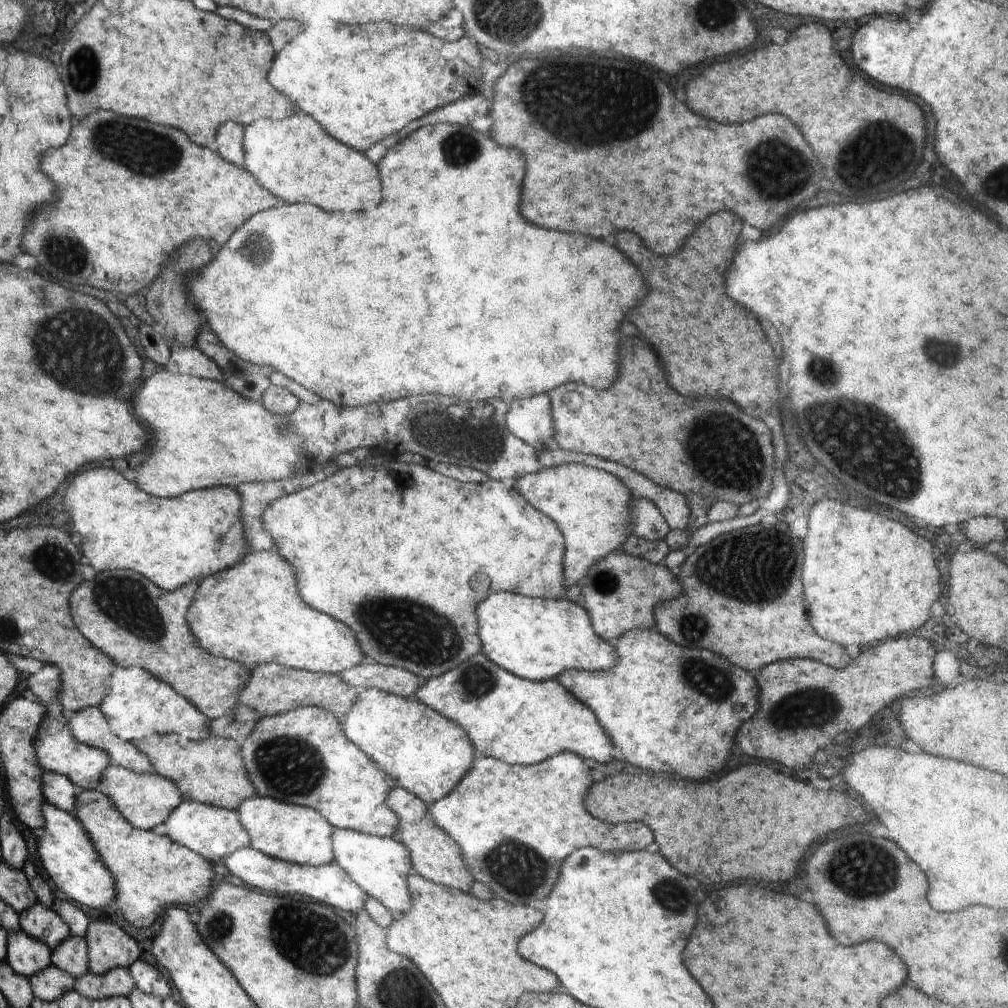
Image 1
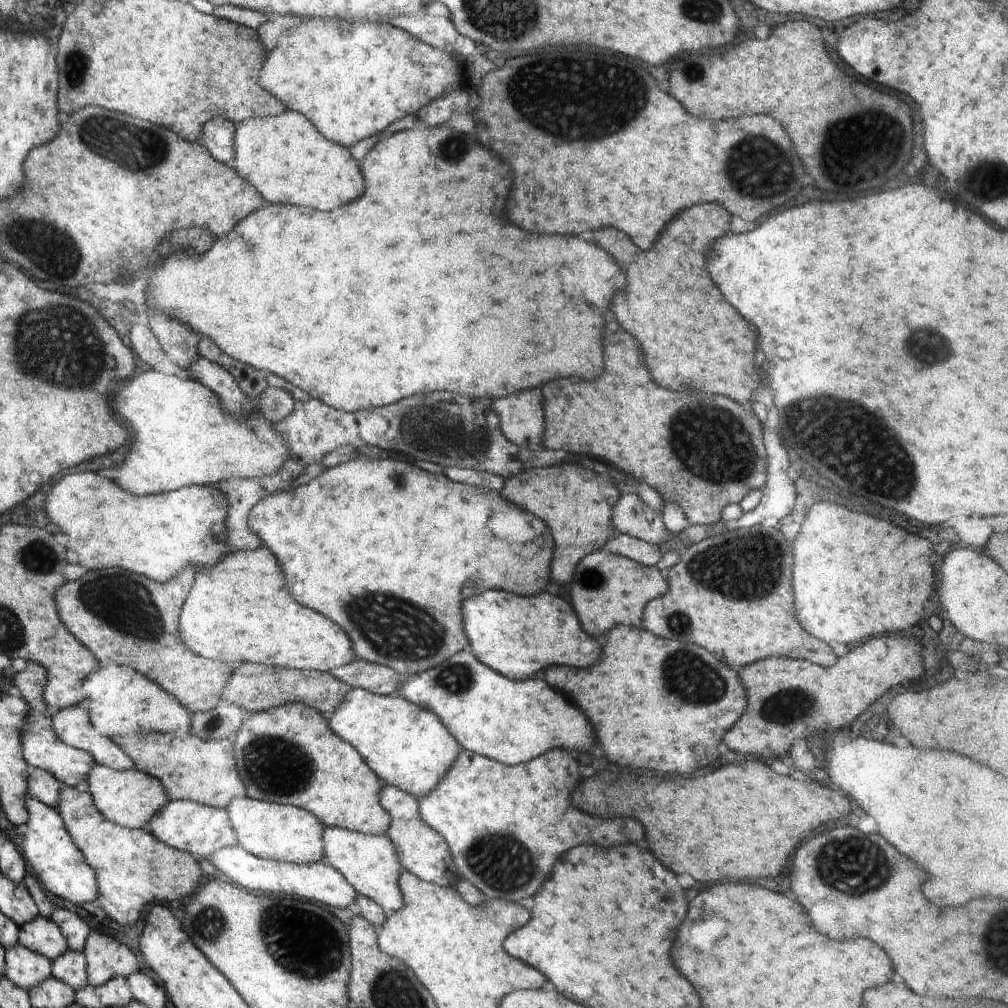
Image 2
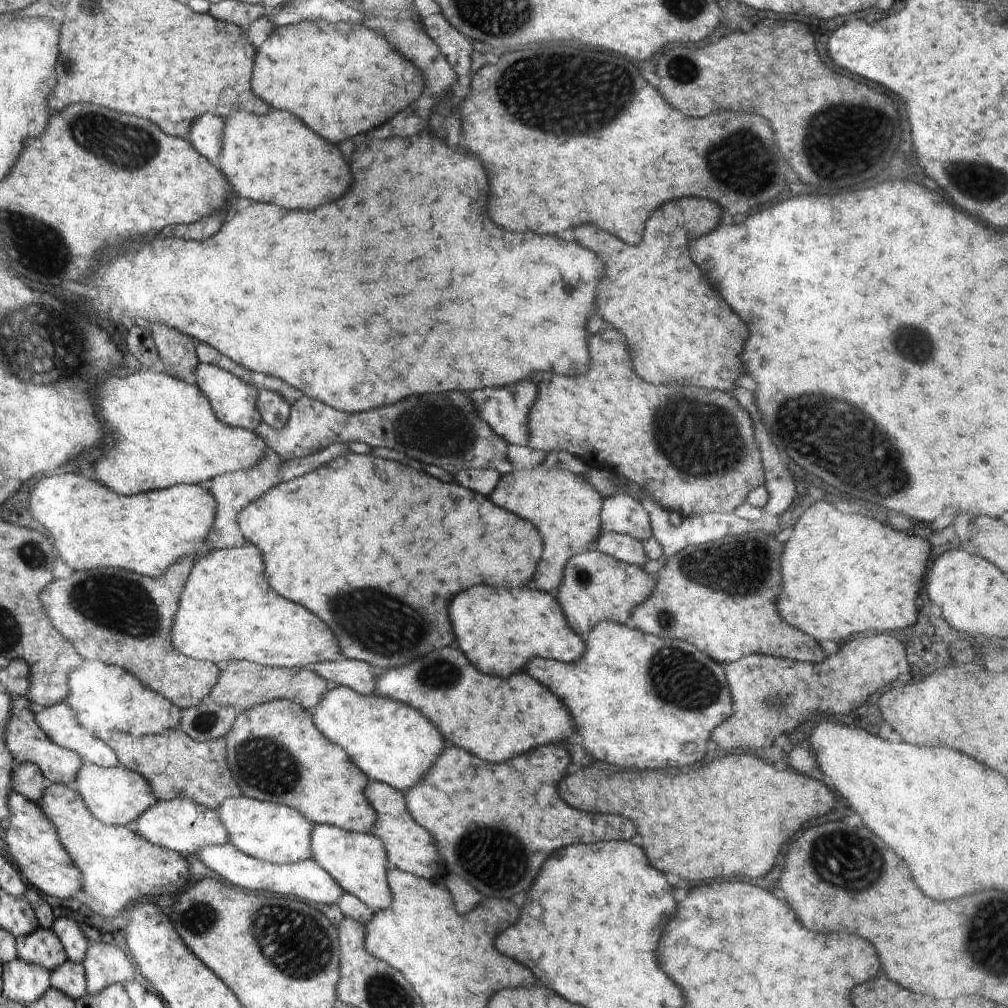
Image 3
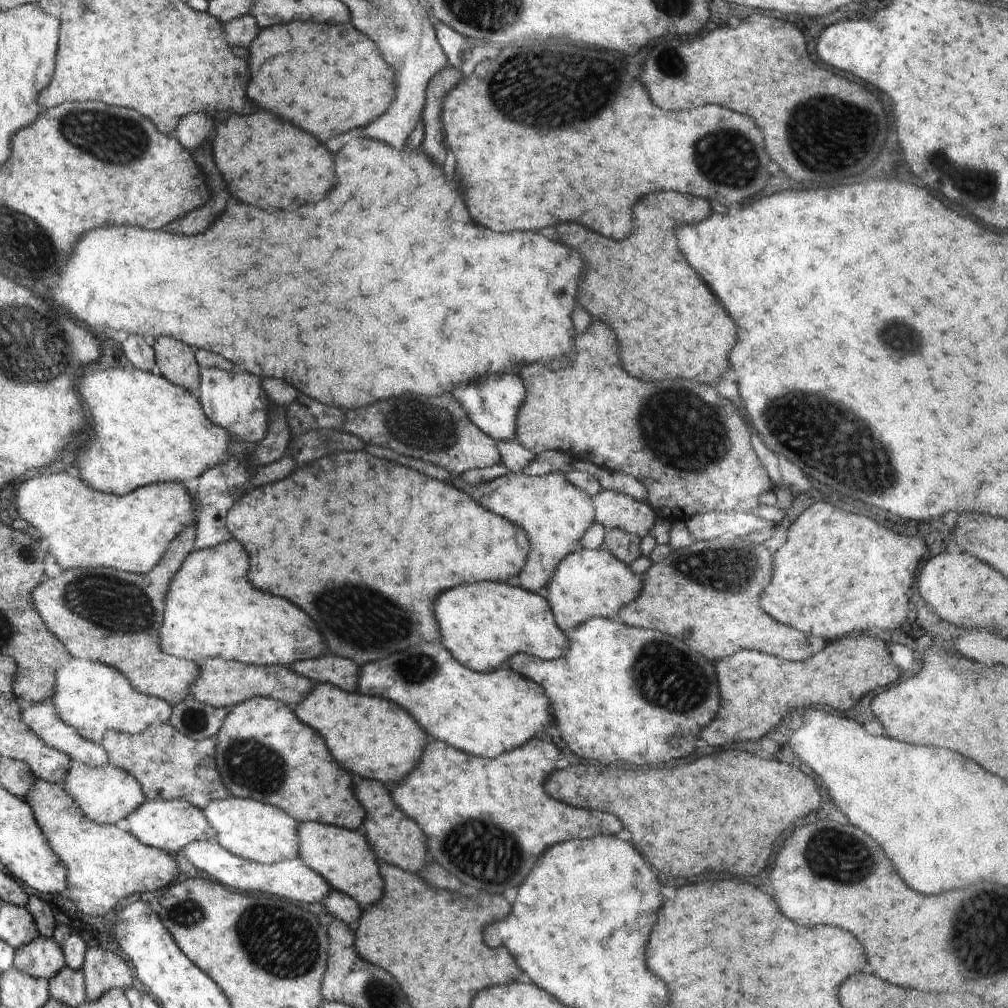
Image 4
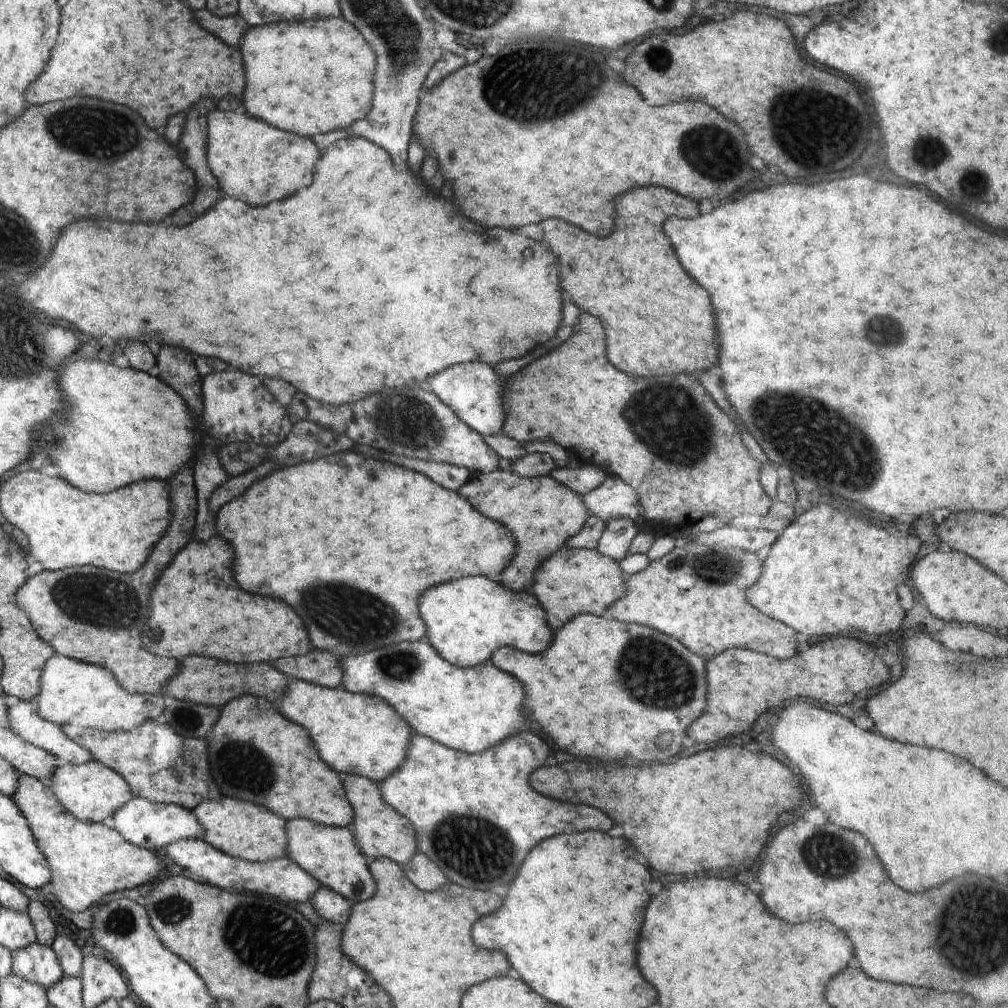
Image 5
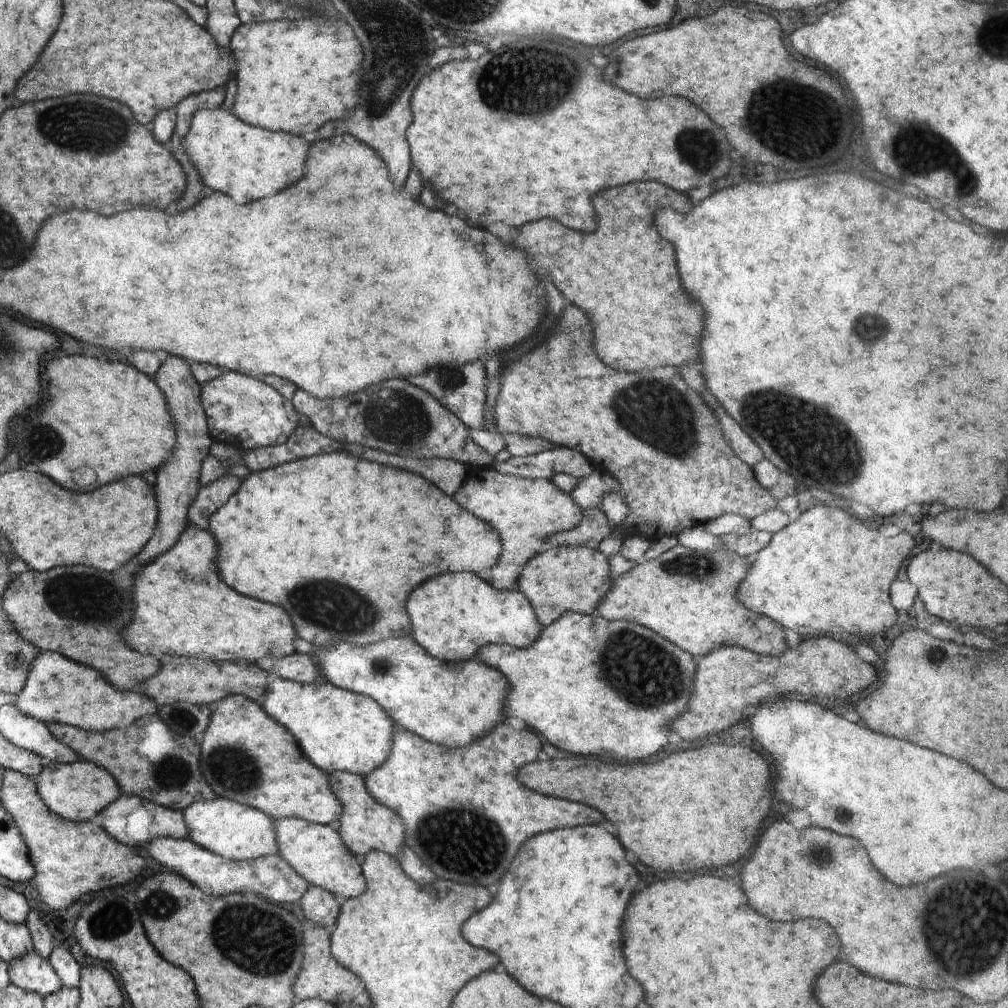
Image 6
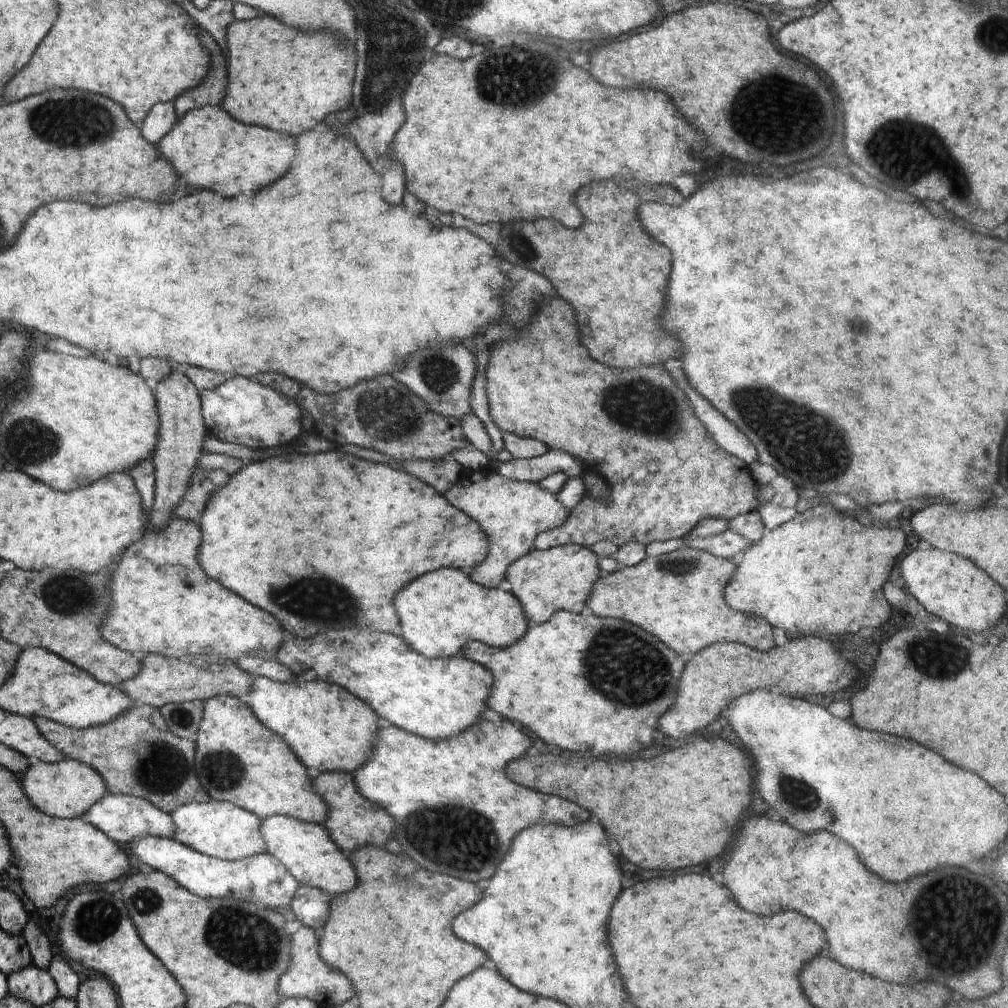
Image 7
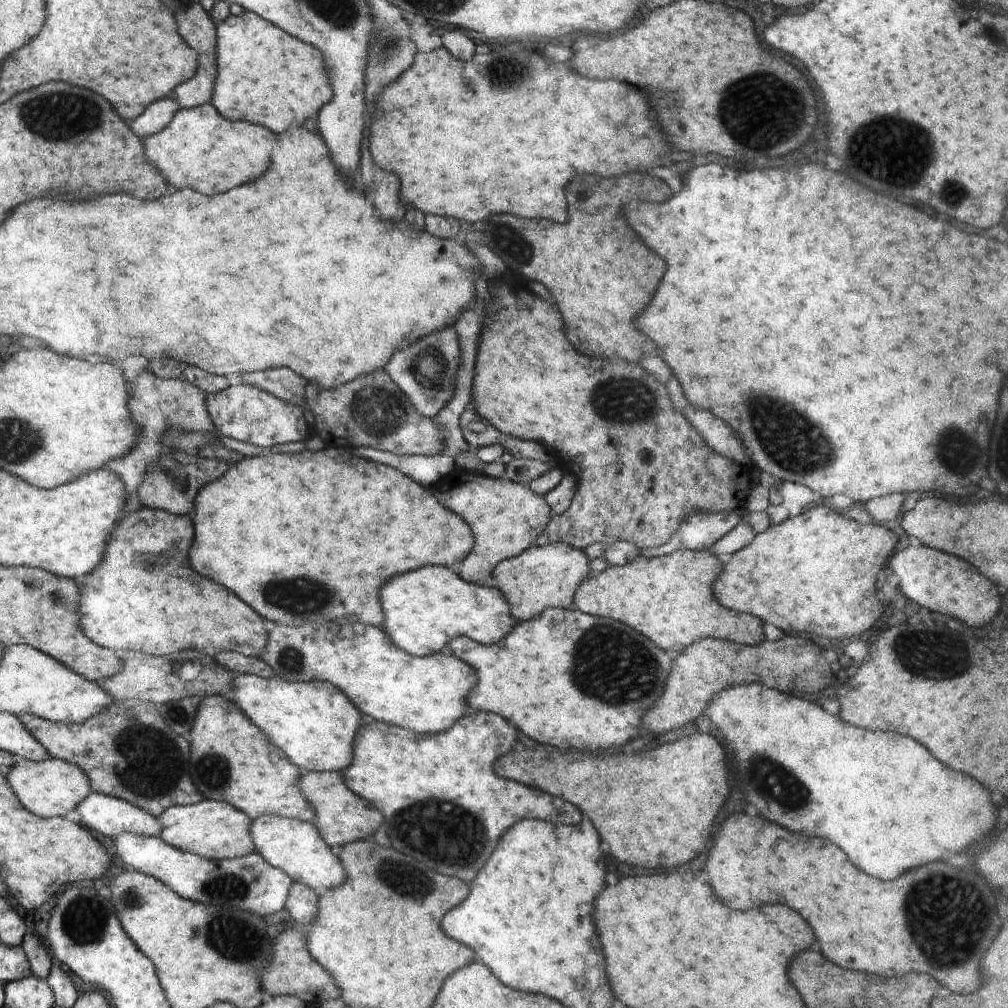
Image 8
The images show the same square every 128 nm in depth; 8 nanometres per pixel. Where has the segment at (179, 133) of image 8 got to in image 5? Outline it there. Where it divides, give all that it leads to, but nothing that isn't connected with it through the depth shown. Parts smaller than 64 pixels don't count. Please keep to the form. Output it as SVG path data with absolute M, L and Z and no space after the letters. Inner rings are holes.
M218 109L212 110L207 115L207 164L214 172L216 180L220 182L222 190L230 198L240 198L246 204L252 206L266 206L272 200L282 200L298 192L300 188L310 186L312 180L312 168L318 160L320 152L314 146L310 138L296 136L292 132L284 132L278 128L268 126L266 122L258 118L250 118L244 112L221 112Z

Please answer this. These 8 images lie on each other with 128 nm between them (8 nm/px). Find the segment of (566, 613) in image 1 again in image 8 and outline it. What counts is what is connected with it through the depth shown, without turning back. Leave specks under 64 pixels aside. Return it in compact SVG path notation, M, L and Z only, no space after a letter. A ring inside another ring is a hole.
M440 565L424 566L420 570L402 574L390 580L386 586L380 588L380 600L386 614L386 624L383 630L391 636L392 642L404 652L419 657L447 650L449 642L454 637L467 636L483 645L492 645L500 642L507 634L511 633L516 619L510 614L509 604L502 591L490 584L479 585L466 582L453 567Z

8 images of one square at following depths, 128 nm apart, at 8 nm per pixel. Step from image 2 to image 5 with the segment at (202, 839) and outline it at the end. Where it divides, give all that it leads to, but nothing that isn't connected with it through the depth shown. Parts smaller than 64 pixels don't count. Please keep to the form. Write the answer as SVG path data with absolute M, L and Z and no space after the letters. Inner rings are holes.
M133 797L112 815L114 830L127 841L151 851L165 849L180 839L202 839L204 827L193 811L177 804L155 803L142 797Z

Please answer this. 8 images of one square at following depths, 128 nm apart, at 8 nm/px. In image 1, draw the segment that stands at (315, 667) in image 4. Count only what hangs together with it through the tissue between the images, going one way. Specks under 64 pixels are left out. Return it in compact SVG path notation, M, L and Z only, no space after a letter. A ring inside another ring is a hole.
M367 661L338 675L344 682L359 690L380 689L390 694L410 699L426 682L409 670L383 665L376 661Z

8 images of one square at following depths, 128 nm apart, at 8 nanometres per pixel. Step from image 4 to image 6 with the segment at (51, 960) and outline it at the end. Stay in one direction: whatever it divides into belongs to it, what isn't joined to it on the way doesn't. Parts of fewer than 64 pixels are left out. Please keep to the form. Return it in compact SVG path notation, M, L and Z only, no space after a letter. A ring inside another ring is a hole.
M34 950L24 958L14 959L9 963L9 976L14 985L43 997L58 992L63 987L48 959L42 958Z

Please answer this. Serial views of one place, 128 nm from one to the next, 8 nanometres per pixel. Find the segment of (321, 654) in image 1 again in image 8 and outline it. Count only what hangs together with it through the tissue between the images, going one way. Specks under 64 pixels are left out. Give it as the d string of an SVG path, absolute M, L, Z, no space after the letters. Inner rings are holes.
M148 507L126 513L105 548L100 566L78 579L81 584L79 612L85 635L119 654L142 651L160 656L193 650L211 657L220 651L258 657L269 640L264 618L224 586L196 574L189 559L194 531L188 515L176 516ZM174 552L176 564L168 566L168 558L172 558ZM166 568L170 568L172 574L164 574Z

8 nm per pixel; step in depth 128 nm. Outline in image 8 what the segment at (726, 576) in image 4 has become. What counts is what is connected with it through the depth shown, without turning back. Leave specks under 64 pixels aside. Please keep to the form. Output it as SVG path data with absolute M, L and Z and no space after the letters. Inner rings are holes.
M682 549L669 555L646 558L638 555L625 565L608 565L598 576L582 581L574 593L573 610L583 613L608 616L620 620L640 634L648 636L658 648L666 652L678 652L694 644L700 639L726 639L740 644L754 646L764 641L762 622L756 616L740 614L720 606L713 592L715 580L722 574L722 561L708 549L693 551Z

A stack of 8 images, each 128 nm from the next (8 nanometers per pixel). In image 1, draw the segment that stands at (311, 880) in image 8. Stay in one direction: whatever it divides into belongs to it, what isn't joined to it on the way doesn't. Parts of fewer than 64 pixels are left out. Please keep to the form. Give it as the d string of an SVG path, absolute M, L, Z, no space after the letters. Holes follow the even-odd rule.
M333 827L334 862L369 896L378 899L397 916L409 913L412 897L408 879L413 873L408 847L394 838L379 837L350 829Z

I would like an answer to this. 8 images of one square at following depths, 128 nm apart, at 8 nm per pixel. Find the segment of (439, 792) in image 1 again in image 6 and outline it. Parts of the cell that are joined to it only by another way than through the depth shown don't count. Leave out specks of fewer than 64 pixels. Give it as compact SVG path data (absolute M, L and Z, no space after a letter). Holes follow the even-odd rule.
M270 676L266 694L259 702L268 716L286 727L286 730L298 740L297 743L302 746L302 752L310 758L310 762L328 774L332 771L348 771L363 777L382 766L390 756L393 733L397 726L386 711L370 697L335 687L324 680L300 684L279 676Z

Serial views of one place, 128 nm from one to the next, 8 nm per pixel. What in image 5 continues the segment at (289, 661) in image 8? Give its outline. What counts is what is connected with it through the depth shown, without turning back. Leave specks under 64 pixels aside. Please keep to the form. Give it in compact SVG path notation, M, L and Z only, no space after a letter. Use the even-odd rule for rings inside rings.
M425 639L388 644L364 654L348 655L341 658L341 667L343 668L342 688L352 693L382 698L386 704L394 708L395 712L398 712L398 716L402 716L402 720L410 726L413 733L423 735L456 751L478 754L490 750L494 748L494 744L500 744L508 736L512 734L516 736L518 732L522 732L522 728L526 728L526 724L530 722L524 714L526 692L520 680L499 670L490 661L468 668L449 664Z

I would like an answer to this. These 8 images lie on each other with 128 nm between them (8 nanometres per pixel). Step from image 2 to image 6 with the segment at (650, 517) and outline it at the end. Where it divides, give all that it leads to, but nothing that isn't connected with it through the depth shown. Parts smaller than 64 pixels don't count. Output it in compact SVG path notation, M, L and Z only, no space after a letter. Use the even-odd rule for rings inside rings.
M594 469L587 477L579 480L570 496L585 511L593 508L601 509L602 499L608 493L620 494L618 478Z

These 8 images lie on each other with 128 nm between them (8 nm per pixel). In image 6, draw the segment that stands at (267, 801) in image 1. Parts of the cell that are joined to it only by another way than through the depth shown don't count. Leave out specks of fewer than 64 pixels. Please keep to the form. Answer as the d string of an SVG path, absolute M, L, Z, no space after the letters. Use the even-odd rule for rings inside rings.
M218 798L211 801L196 801L183 810L189 830L188 839L210 852L235 861L278 855L274 819L257 808L239 802Z

